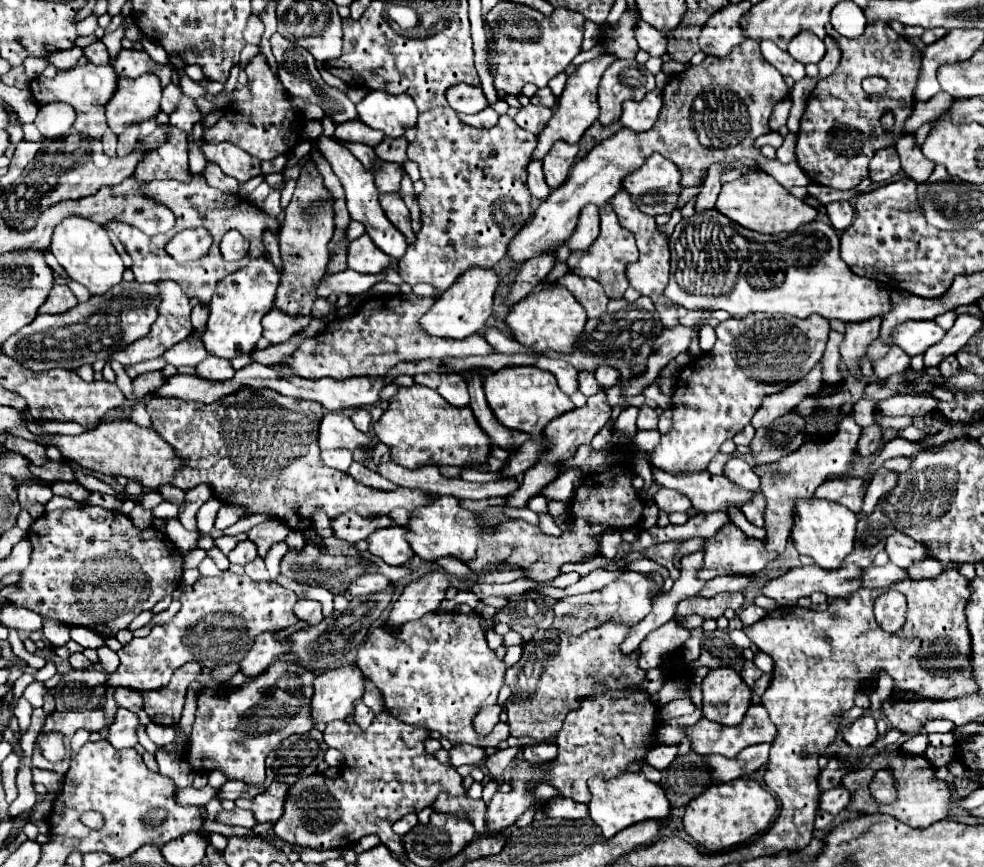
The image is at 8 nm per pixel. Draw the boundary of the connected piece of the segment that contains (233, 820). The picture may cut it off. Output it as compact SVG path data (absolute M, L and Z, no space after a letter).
M235 808L231 812L221 810L215 816L215 820L221 824L233 824L233 826L245 826L245 828L253 828L257 824L257 822L253 822L253 816L249 814L249 810L241 810L241 808Z

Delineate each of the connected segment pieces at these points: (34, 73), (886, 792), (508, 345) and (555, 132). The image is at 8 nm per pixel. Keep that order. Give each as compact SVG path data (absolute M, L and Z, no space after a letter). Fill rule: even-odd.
M28 57L25 59L23 65L26 74L31 78L36 78L49 66L49 62L45 58Z
M879 770L871 782L871 794L877 798L881 804L889 804L895 798L895 786L893 780L889 778L889 772Z
M489 328L485 330L485 340L497 350L497 352L505 352L505 354L531 354L531 350L525 350L525 346L517 346L517 342L513 342L513 338L509 338L505 332L497 330L497 328Z
M603 54L599 58L593 58L591 62L585 62L581 66L577 66L577 70L567 78L567 86L557 102L557 110L553 112L551 120L547 122L545 130L539 134L539 142L537 148L531 154L531 160L543 160L543 156L549 152L549 148L553 146L553 142L563 140L569 144L577 144L581 140L581 136L585 134L585 130L599 118L599 106L597 106L597 86L601 80L601 74L605 72L605 68L613 62L615 58L609 54Z

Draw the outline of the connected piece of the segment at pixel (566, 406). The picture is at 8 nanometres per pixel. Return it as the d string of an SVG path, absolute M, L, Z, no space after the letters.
M505 366L505 368L489 374L485 378L483 388L485 388L487 402L489 402L491 410L495 412L497 420L511 430L527 432L533 438L539 438L543 434L545 426L553 418L557 418L565 412L571 412L575 408L571 398L565 392L561 392L561 388L557 386L555 376L537 366Z

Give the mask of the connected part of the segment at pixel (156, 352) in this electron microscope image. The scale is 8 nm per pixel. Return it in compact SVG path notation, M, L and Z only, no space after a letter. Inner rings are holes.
M159 282L159 288L161 288L161 306L159 306L159 318L157 322L151 326L151 332L133 342L131 346L123 348L123 352L115 352L113 354L113 360L117 360L119 364L123 366L135 366L137 362L143 362L143 360L151 360L151 358L159 358L163 356L165 350L169 350L171 346L175 346L177 342L185 340L191 332L193 332L193 326L191 326L191 320L189 320L189 314L191 314L191 304L189 304L189 298L185 298L183 290L175 284L175 282Z

